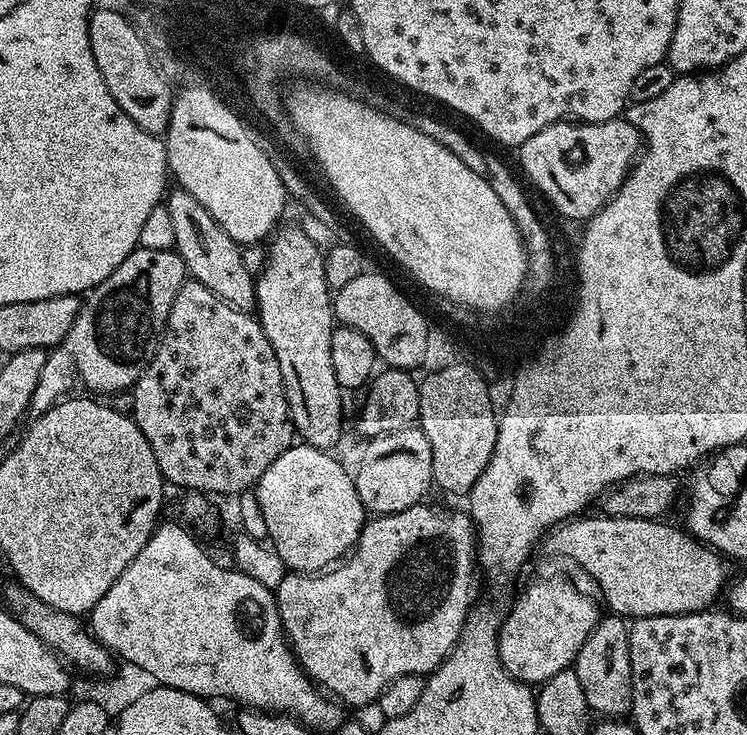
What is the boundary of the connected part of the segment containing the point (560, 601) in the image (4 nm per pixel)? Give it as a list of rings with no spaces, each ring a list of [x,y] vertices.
[[[536,580],[521,594],[520,600],[513,602],[512,609],[507,609],[498,634],[498,658],[514,679],[522,680],[529,686],[545,684],[554,678],[554,674],[575,665],[586,638],[594,631],[600,619],[602,612],[596,609],[595,602],[586,593],[579,592],[574,585],[564,580]]]

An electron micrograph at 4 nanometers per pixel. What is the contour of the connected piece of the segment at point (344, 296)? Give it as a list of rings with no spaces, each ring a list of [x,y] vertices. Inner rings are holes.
[[[362,271],[358,278],[353,278],[346,282],[346,286],[335,289],[332,311],[343,327],[358,330],[366,334],[366,338],[370,338],[377,357],[387,367],[407,369],[408,352],[421,354],[426,350],[430,320],[380,272]]]

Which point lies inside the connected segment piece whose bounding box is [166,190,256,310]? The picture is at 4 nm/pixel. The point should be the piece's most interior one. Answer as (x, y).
(210, 256)

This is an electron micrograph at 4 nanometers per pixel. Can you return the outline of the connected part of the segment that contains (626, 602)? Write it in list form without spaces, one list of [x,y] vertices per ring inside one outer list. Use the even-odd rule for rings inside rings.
[[[584,514],[579,518],[565,520],[563,524],[552,529],[547,533],[546,544],[548,540],[548,548],[552,552],[557,552],[560,556],[569,556],[594,583],[600,587],[600,592],[604,595],[604,600],[608,603],[607,611],[621,618],[639,618],[642,616],[685,616],[688,612],[702,612],[713,607],[712,604],[716,599],[721,599],[722,593],[725,591],[726,585],[729,583],[728,568],[725,557],[721,556],[715,548],[708,547],[701,540],[696,539],[691,532],[683,527],[675,528],[672,524],[664,524],[663,519],[647,520],[646,518],[622,518],[621,516],[606,516],[603,514]]]

